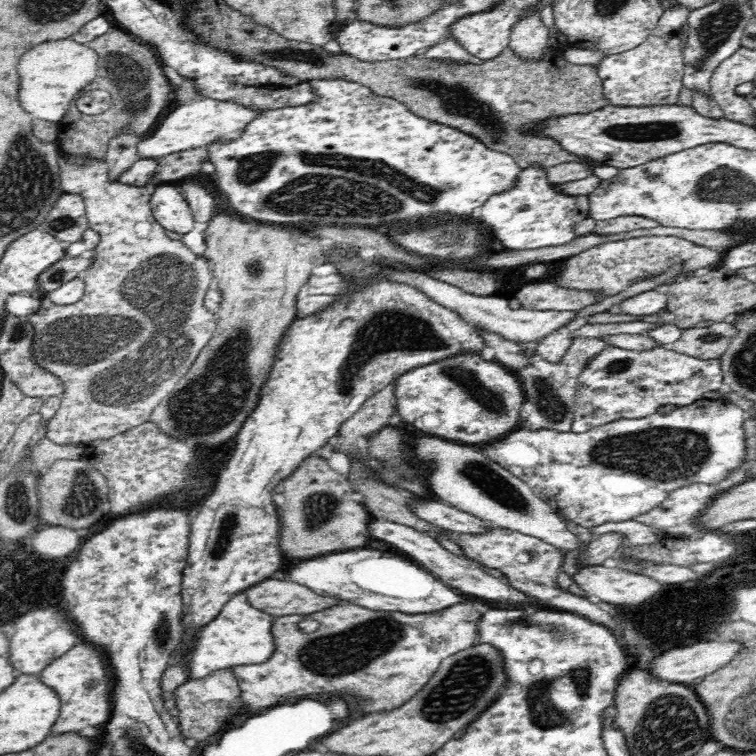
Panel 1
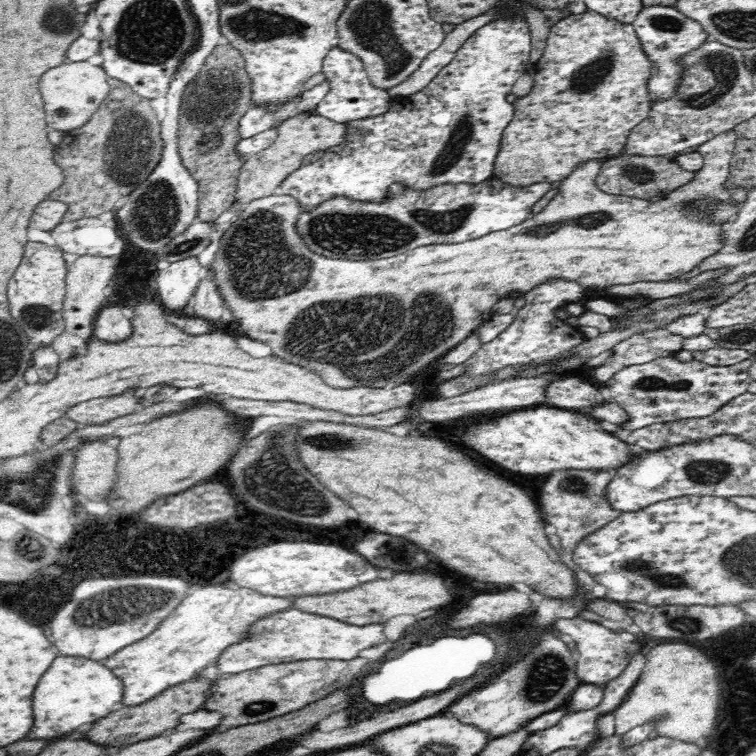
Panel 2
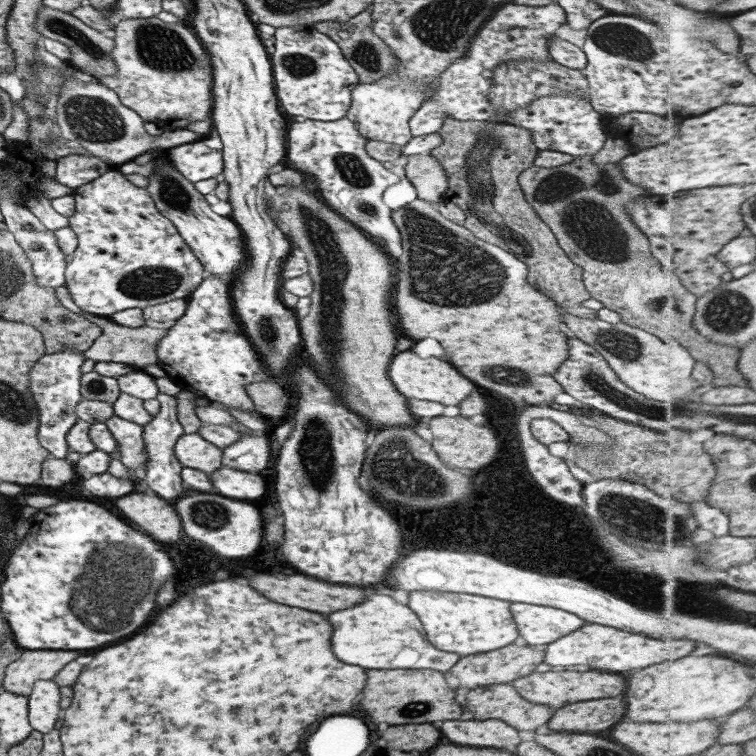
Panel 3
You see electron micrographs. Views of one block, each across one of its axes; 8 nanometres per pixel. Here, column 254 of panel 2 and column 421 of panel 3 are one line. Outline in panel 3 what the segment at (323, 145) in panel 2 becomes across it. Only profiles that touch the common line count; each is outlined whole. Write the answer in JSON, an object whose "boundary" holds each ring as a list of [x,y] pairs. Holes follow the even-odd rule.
{"boundary":[[[407,155],[404,176],[416,190],[416,197],[427,202],[440,203],[448,188],[443,167],[431,155]]]}

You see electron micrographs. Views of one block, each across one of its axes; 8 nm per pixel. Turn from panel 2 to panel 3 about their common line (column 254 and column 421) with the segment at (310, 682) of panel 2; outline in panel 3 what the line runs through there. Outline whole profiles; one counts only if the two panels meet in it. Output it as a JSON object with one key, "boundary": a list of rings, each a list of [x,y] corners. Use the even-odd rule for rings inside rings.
{"boundary":[[[366,669],[364,687],[361,689],[361,710],[373,724],[402,725],[423,724],[435,720],[457,720],[461,708],[455,702],[455,692],[449,688],[442,672],[430,669],[373,670]]]}

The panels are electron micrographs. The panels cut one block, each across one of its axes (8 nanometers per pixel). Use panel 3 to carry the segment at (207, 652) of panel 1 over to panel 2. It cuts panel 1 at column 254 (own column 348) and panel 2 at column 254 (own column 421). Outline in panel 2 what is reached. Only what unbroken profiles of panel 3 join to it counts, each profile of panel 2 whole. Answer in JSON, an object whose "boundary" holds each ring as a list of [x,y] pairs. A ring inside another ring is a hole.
{"boundary":[[[292,608],[286,612],[272,614],[264,620],[258,620],[248,638],[244,638],[240,644],[228,646],[216,664],[219,672],[251,671],[269,664],[282,664],[310,659],[352,660],[358,658],[362,650],[378,646],[382,642],[388,642],[388,636],[384,633],[384,624],[368,624],[360,626],[348,624],[346,621],[336,620],[328,616],[315,615]]]}

